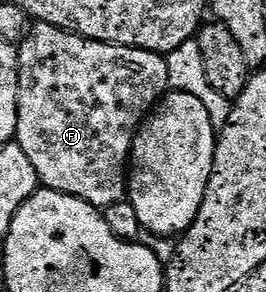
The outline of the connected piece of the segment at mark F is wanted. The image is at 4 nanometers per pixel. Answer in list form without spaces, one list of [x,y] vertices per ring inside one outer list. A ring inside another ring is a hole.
[[[35,22],[17,44],[18,68],[20,69],[20,97],[18,98],[18,133],[16,141],[28,153],[28,161],[36,165],[38,182],[43,188],[59,191],[65,195],[74,195],[85,203],[97,207],[120,203],[128,195],[128,160],[130,148],[134,146],[134,132],[142,126],[143,119],[154,110],[159,99],[170,87],[166,60],[157,51],[145,51],[135,47],[117,47],[114,43],[101,43],[95,39],[85,39],[73,31],[65,31],[56,25]]]

